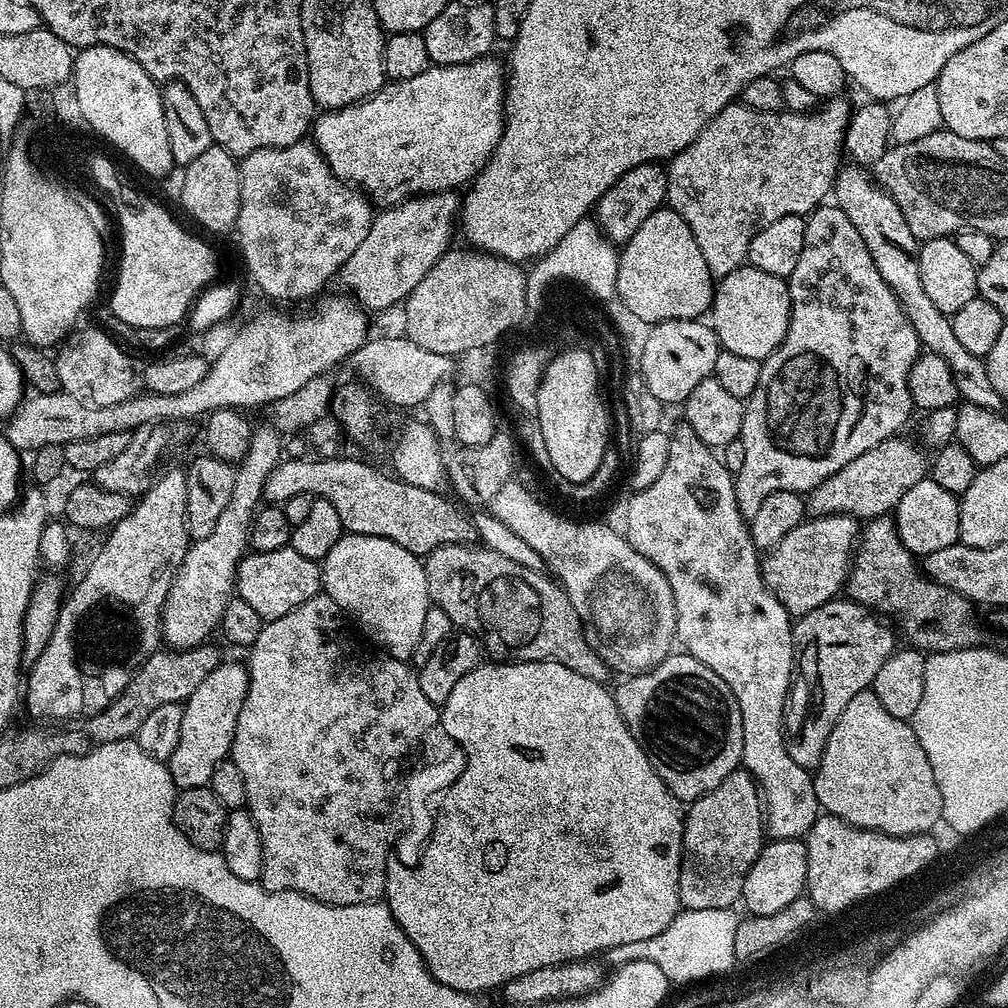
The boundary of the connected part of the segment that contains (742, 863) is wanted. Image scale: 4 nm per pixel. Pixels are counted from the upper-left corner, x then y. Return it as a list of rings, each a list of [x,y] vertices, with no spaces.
[[[734,771],[714,790],[691,801],[684,816],[684,846],[678,878],[681,909],[732,908],[743,897],[746,874],[758,858],[765,838],[762,801],[749,772]]]

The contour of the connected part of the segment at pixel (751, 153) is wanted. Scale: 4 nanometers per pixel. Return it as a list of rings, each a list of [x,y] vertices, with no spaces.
[[[828,98],[819,106],[806,112],[793,112],[781,110],[778,112],[759,112],[753,108],[748,108],[742,102],[727,104],[725,108],[716,115],[710,123],[690,142],[688,146],[681,150],[678,155],[671,157],[667,161],[666,171],[668,173],[668,199],[667,207],[674,209],[681,218],[690,226],[690,234],[694,234],[694,242],[698,242],[698,250],[702,250],[702,258],[706,258],[706,266],[712,272],[713,277],[719,278],[730,274],[734,269],[741,267],[745,263],[750,246],[750,238],[759,228],[765,228],[770,222],[778,222],[778,218],[787,216],[807,217],[816,211],[817,207],[823,205],[829,199],[833,191],[833,184],[837,181],[837,175],[841,171],[840,156],[844,152],[844,135],[848,129],[850,119],[850,107],[841,98]]]

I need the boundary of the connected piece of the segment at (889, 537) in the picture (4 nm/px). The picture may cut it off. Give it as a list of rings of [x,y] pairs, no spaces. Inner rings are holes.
[[[891,515],[878,516],[875,520],[867,521],[855,545],[854,559],[851,561],[846,581],[847,595],[855,603],[869,610],[900,616],[900,628],[908,639],[905,641],[925,653],[957,652],[963,648],[977,647],[981,640],[980,632],[976,629],[976,616],[972,613],[974,611],[972,601],[965,598],[961,592],[951,592],[949,588],[943,588],[940,584],[934,583],[933,580],[928,579],[927,575],[915,576],[912,573],[912,563],[914,563],[914,557],[906,550],[906,546],[902,546],[896,533],[895,519]]]

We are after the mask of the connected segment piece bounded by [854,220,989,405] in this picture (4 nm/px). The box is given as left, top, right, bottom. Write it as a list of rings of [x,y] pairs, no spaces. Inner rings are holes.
[[[855,224],[854,228],[861,235],[863,242],[866,244],[875,268],[878,270],[887,286],[895,294],[904,311],[904,316],[914,326],[915,333],[921,342],[921,347],[942,358],[948,369],[956,378],[956,391],[967,402],[974,405],[985,405],[986,398],[984,392],[988,387],[988,371],[985,361],[978,356],[970,354],[968,350],[963,349],[954,335],[951,319],[943,312],[940,312],[925,294],[925,288],[922,286],[919,259],[913,256],[904,256],[904,252],[896,252],[880,232],[876,232],[876,224]]]

